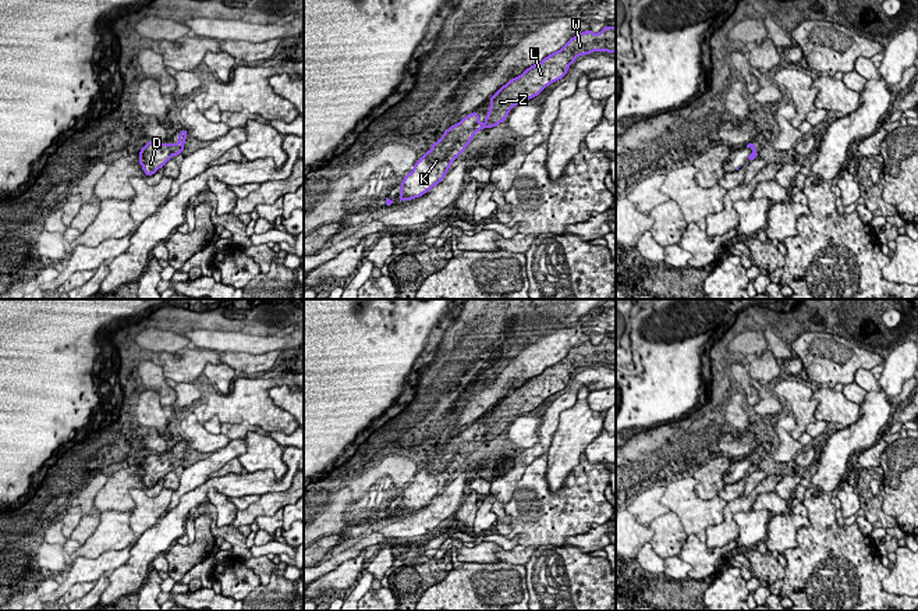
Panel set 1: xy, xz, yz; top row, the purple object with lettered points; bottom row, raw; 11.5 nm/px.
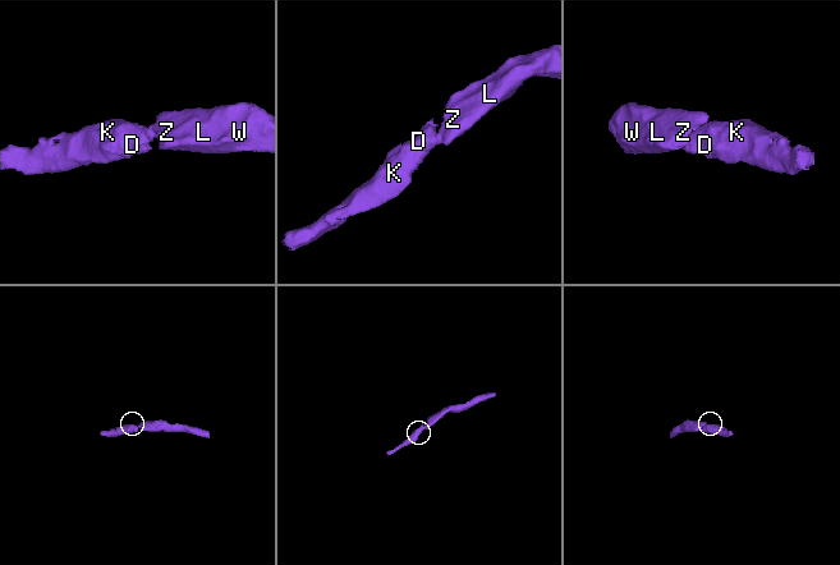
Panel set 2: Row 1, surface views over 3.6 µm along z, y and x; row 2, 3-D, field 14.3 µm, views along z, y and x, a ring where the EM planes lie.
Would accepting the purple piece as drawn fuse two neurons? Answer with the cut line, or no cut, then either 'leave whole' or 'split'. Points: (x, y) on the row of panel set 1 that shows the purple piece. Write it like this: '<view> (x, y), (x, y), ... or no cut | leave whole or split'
no cut | leave whole

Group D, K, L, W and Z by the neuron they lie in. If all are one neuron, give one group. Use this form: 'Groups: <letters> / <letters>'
Groups: D K L W Z

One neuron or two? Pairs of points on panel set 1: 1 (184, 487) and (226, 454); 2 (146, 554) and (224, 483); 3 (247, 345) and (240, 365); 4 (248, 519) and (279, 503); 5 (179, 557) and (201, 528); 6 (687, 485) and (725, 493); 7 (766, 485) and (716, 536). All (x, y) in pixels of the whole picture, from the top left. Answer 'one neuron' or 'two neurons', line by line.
1: one neuron
2: one neuron
3: two neurons
4: one neuron
5: one neuron
6: two neurons
7: one neuron

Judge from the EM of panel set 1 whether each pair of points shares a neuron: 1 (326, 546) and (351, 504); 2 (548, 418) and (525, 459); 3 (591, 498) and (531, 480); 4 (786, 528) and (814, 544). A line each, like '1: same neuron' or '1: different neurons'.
1: different neurons
2: same neuron
3: same neuron
4: different neurons

